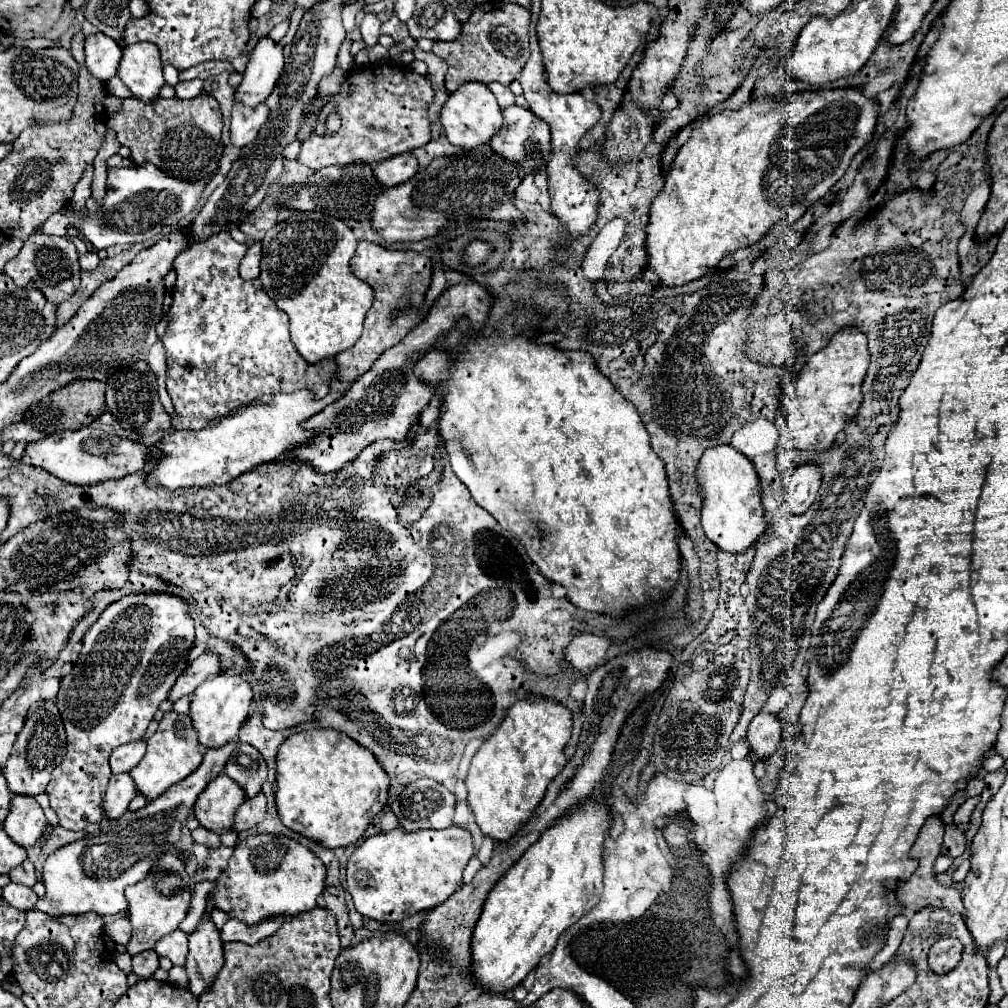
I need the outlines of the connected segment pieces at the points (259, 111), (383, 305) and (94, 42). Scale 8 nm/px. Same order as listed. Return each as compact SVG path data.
M244 103L232 105L232 125L230 125L230 139L232 145L248 145L256 139L262 125L268 121L270 109L266 103L260 103L258 107L246 107Z
M358 241L356 255L350 259L350 267L356 277L364 279L374 289L374 301L364 319L362 337L346 351L338 353L338 375L342 381L358 379L372 367L372 363L388 349L400 343L410 329L414 329L424 317L418 315L424 301L424 293L430 287L432 261L424 253L416 251L394 251L370 241Z
M94 33L86 37L86 65L100 81L108 81L116 75L120 59L122 49L112 37L104 33Z

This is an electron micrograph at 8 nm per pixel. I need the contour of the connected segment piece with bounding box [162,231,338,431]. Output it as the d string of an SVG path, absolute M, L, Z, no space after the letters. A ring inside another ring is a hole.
M228 231L212 235L204 243L188 247L176 257L174 271L178 275L172 289L172 307L168 313L168 327L164 333L166 349L166 389L174 403L176 417L172 417L174 429L200 429L214 417L226 415L236 407L242 407L262 395L294 393L298 389L310 389L318 399L330 393L330 383L336 377L336 359L320 361L316 365L302 359L294 343L290 341L288 315L266 295L262 281L244 281L238 275L238 263L246 253L246 245L234 241Z

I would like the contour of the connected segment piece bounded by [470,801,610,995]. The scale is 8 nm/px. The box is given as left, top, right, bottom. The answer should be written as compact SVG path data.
M584 801L574 807L556 825L548 827L544 835L532 845L512 869L496 883L496 887L486 897L482 915L472 931L472 977L482 991L488 993L508 993L520 981L536 969L540 959L548 955L564 929L576 923L584 913L588 913L602 893L602 847L610 827L610 809L604 801Z

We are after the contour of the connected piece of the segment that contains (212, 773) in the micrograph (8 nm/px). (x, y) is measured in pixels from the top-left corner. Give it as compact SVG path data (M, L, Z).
M228 743L216 751L206 751L202 765L184 783L170 787L160 799L150 801L140 811L126 811L120 819L108 819L100 823L100 829L88 833L84 839L68 843L48 855L44 863L42 883L46 895L38 899L36 909L52 917L82 915L94 911L98 915L116 915L126 911L128 901L124 889L138 883L148 875L152 863L166 851L174 849L180 839L180 829L192 817L194 803L204 787L224 771L224 763L230 759L236 745Z

